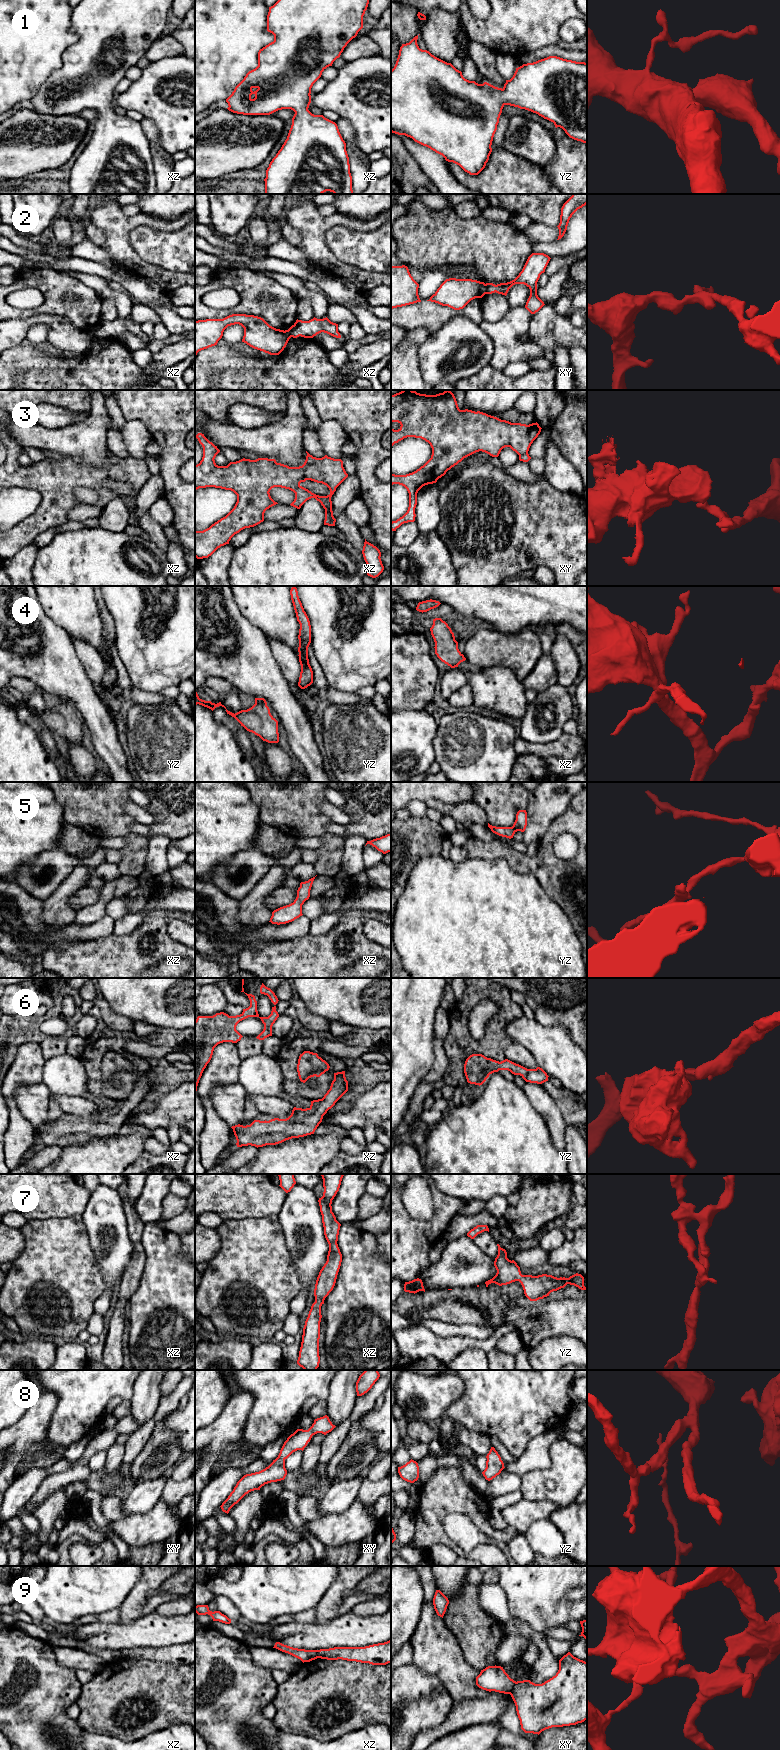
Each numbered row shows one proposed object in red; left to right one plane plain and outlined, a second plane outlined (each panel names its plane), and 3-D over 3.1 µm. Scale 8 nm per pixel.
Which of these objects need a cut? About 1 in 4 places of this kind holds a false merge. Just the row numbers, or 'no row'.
2, 3, 9

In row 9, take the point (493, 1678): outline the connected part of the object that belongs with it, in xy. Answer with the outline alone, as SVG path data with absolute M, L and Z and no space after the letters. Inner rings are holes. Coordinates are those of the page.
M488 1666L476 1677L476 1685L486 1691L511 1694L516 1681L501 1666Z

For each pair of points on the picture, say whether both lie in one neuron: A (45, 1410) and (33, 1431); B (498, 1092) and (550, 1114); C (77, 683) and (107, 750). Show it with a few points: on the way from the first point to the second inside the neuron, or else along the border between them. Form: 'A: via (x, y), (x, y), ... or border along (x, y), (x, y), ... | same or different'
A: via (40, 1415), (35, 1420), (33, 1426) | same
B: border along (521, 1088), (547, 1127) | different
C: via (85, 700), (91, 707), (104, 733) | same

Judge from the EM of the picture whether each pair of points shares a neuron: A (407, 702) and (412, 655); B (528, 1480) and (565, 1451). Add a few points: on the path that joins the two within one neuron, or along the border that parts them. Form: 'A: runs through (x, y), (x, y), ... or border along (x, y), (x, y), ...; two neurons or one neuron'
A: runs through (407, 690), (407, 667); one neuron
B: runs through (539, 1478), (548, 1474), (560, 1462); one neuron

